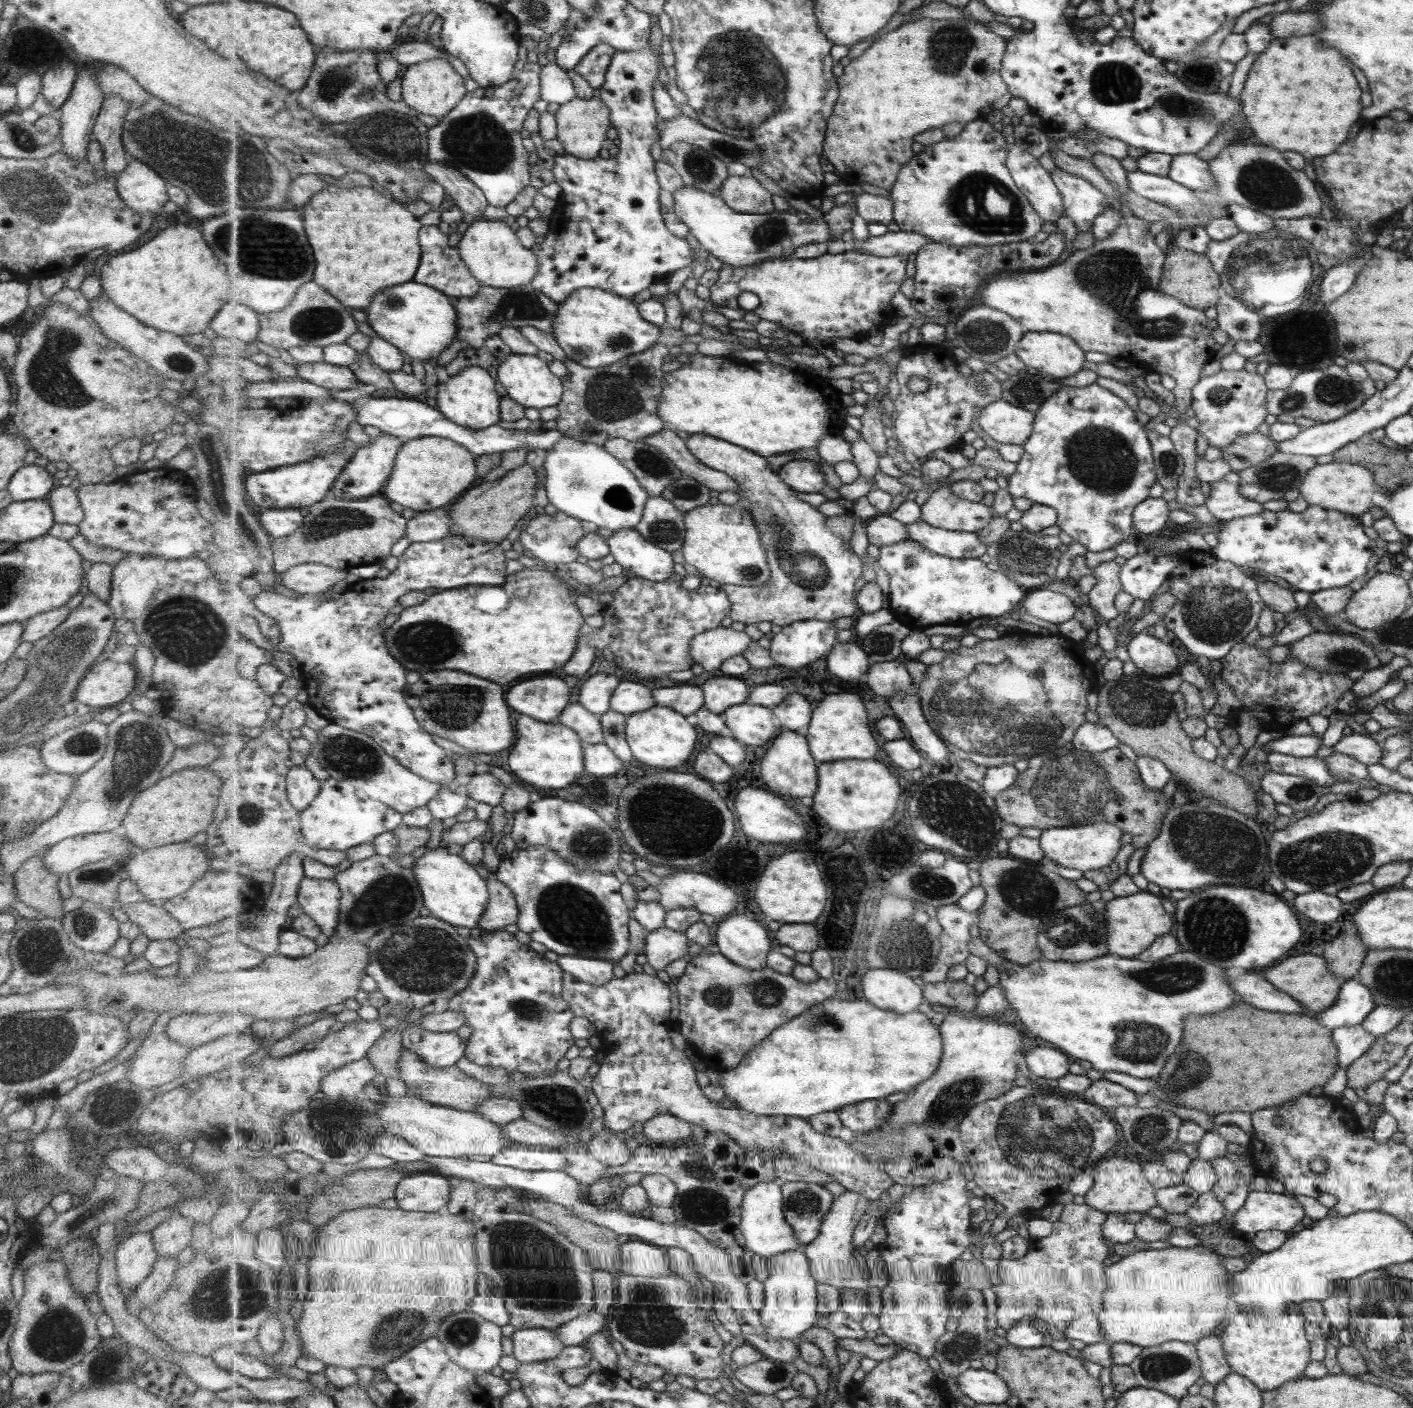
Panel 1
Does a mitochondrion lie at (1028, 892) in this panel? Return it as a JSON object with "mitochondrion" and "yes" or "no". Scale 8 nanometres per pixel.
{"mitochondrion":"yes"}

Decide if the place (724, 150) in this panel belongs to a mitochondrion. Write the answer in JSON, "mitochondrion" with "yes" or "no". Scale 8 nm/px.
{"mitochondrion":"yes"}

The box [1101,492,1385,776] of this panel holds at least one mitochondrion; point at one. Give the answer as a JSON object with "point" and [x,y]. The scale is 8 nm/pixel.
{"point":[1213,611]}

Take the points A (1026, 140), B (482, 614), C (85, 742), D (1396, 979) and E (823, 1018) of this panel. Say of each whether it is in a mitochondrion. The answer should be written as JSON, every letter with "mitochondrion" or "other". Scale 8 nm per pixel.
{"A":"other","B":"other","C":"mitochondrion","D":"mitochondrion","E":"mitochondrion"}

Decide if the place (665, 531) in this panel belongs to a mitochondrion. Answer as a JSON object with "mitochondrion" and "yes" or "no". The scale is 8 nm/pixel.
{"mitochondrion":"yes"}

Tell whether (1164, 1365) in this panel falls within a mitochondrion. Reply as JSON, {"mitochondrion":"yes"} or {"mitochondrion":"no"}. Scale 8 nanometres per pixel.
{"mitochondrion":"yes"}

